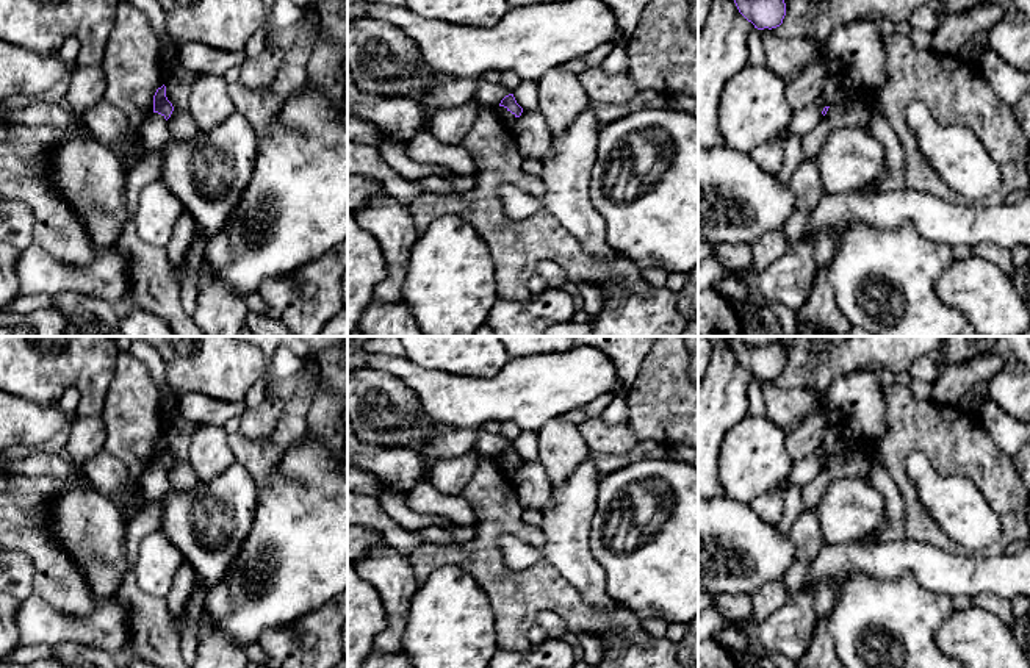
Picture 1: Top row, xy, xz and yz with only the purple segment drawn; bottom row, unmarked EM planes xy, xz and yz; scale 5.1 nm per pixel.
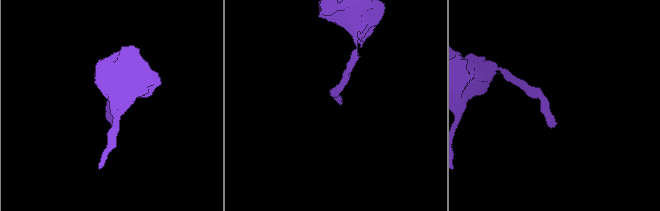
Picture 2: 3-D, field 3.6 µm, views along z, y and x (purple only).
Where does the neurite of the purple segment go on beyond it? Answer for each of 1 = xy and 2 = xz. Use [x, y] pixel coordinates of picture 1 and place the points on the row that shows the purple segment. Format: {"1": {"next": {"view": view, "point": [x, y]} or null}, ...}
{"1": {"next": null}, "2": {"next": null}}

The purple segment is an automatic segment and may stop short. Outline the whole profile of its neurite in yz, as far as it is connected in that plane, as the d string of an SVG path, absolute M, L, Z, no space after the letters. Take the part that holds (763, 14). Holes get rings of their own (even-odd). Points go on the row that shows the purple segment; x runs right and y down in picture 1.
M734 0L739 13L758 30L776 28L786 16L784 0Z

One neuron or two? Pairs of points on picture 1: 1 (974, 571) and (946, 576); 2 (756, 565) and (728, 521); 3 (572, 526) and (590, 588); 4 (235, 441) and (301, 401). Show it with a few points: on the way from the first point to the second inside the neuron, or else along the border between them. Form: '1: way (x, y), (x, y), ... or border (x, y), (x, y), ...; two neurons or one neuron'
1: way (968, 574), (952, 574); one neuron
2: way (745, 554), (728, 537), (728, 532); one neuron
3: way (572, 542), (572, 557), (586, 573); one neuron
4: way (255, 448), (270, 448), (293, 421); one neuron

